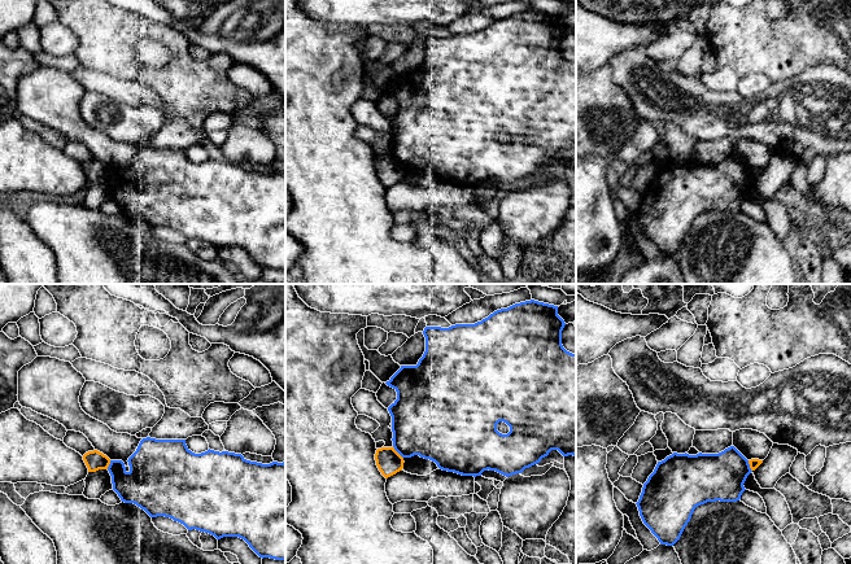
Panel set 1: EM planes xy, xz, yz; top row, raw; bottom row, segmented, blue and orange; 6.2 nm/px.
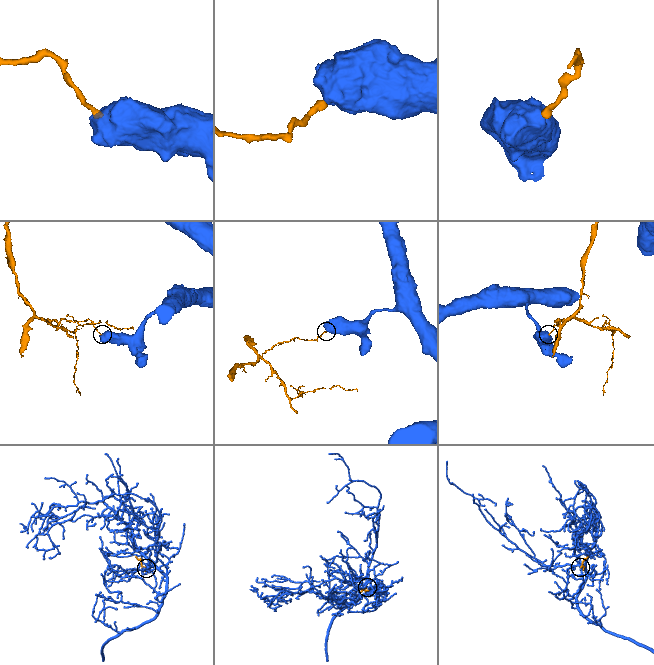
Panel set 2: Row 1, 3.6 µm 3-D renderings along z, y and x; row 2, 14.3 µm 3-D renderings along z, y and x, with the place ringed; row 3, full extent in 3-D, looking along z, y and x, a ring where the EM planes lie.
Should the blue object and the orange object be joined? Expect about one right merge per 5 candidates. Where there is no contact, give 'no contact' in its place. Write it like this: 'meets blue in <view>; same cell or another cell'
meets blue in xz; another cell

